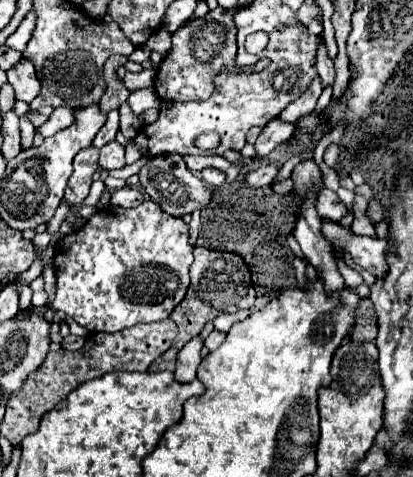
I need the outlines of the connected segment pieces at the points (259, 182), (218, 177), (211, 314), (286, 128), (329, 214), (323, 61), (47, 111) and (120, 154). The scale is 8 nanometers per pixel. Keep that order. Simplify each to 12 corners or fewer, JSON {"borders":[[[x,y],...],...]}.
{"borders":[[[259,166],[247,174],[251,186],[269,186],[281,168]],[[205,168],[201,178],[209,186],[221,186],[225,174],[215,168]],[[195,246],[191,286],[171,312],[177,352],[223,312],[251,308],[255,286],[239,254]],[[273,118],[255,142],[257,158],[287,142],[295,124]],[[323,188],[317,196],[317,212],[341,220],[345,204],[339,196]],[[319,34],[317,74],[323,86],[333,84],[333,60],[327,54],[323,34]],[[43,106],[31,114],[35,128],[45,124],[53,114],[53,106]],[[117,140],[101,148],[101,168],[123,168],[125,150]]]}

